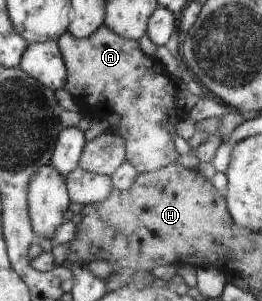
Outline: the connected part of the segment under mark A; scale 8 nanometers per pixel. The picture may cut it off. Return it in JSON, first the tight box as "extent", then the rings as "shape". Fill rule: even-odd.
{"extent":[58,26,190,174],"shape":[[[102,26],[94,35],[80,40],[76,40],[71,34],[65,32],[58,40],[58,44],[60,45],[61,53],[64,54],[65,65],[68,66],[68,83],[66,88],[74,99],[74,102],[78,105],[78,108],[80,109],[79,113],[83,117],[88,117],[91,121],[96,118],[99,121],[107,121],[109,123],[109,128],[107,130],[118,133],[122,137],[122,140],[125,142],[124,154],[126,161],[136,169],[138,174],[157,171],[161,168],[169,167],[171,164],[178,163],[180,154],[177,152],[173,142],[173,137],[176,134],[175,126],[177,126],[179,121],[186,118],[190,112],[184,107],[178,106],[178,103],[176,102],[176,93],[178,90],[175,90],[173,80],[169,78],[169,74],[165,74],[165,70],[163,70],[163,66],[161,66],[162,63],[159,62],[157,58],[149,58],[149,56],[145,56],[137,40],[125,39],[124,37],[118,36],[107,26]]]}

